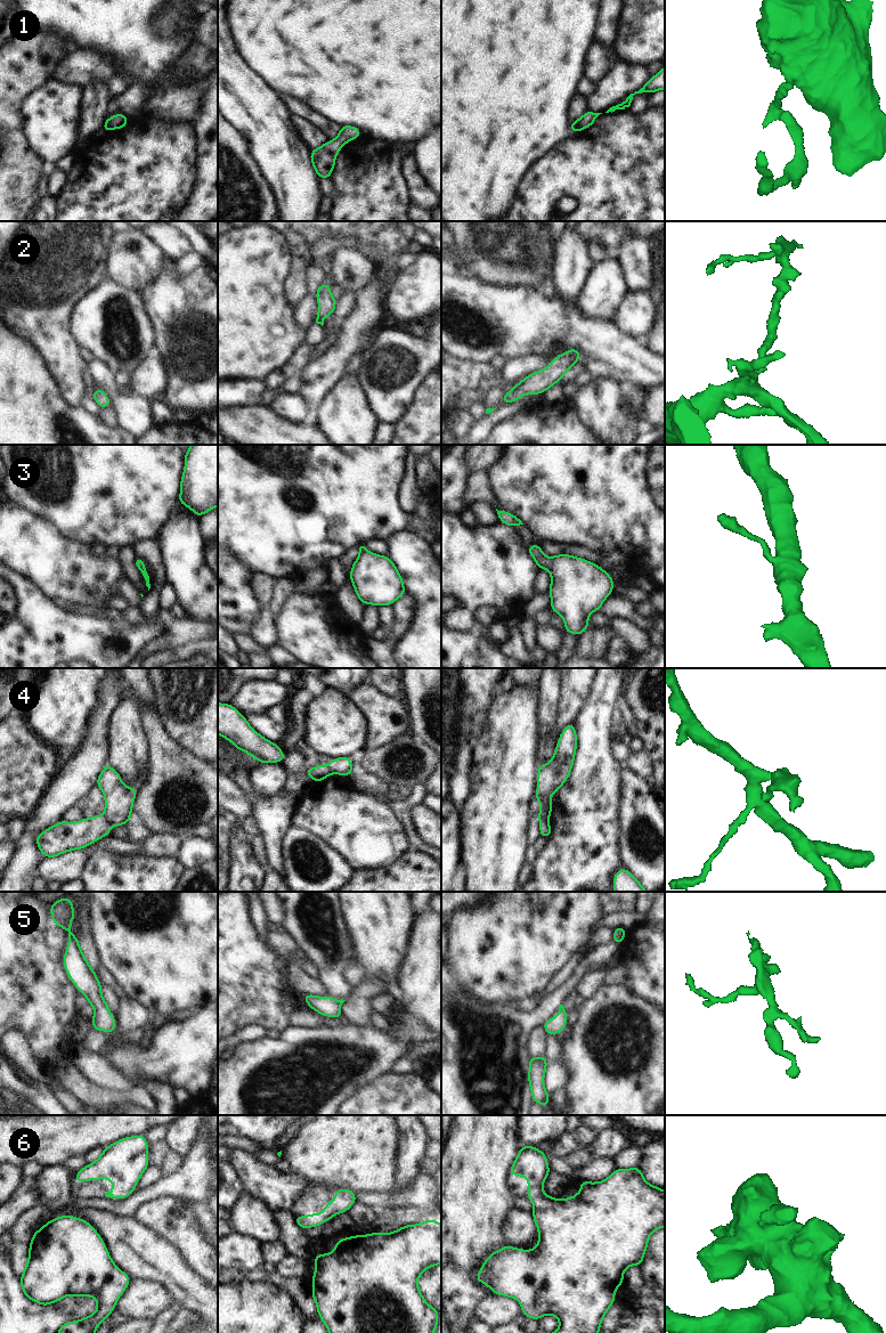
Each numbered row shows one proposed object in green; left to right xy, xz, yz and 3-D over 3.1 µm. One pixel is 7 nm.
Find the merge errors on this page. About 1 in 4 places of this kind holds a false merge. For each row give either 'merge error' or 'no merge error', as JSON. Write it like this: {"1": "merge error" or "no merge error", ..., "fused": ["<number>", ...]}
{"1": "no merge error", "2": "no merge error", "3": "no merge error", "4": "merge error", "5": "no merge error", "6": "no merge error", "fused": ["4"]}

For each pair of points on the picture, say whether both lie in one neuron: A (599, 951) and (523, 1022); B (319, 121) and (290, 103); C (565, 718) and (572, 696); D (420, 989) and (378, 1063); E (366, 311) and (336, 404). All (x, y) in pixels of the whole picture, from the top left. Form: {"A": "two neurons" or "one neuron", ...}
{"A": "one neuron", "B": "one neuron", "C": "one neuron", "D": "one neuron", "E": "two neurons"}

